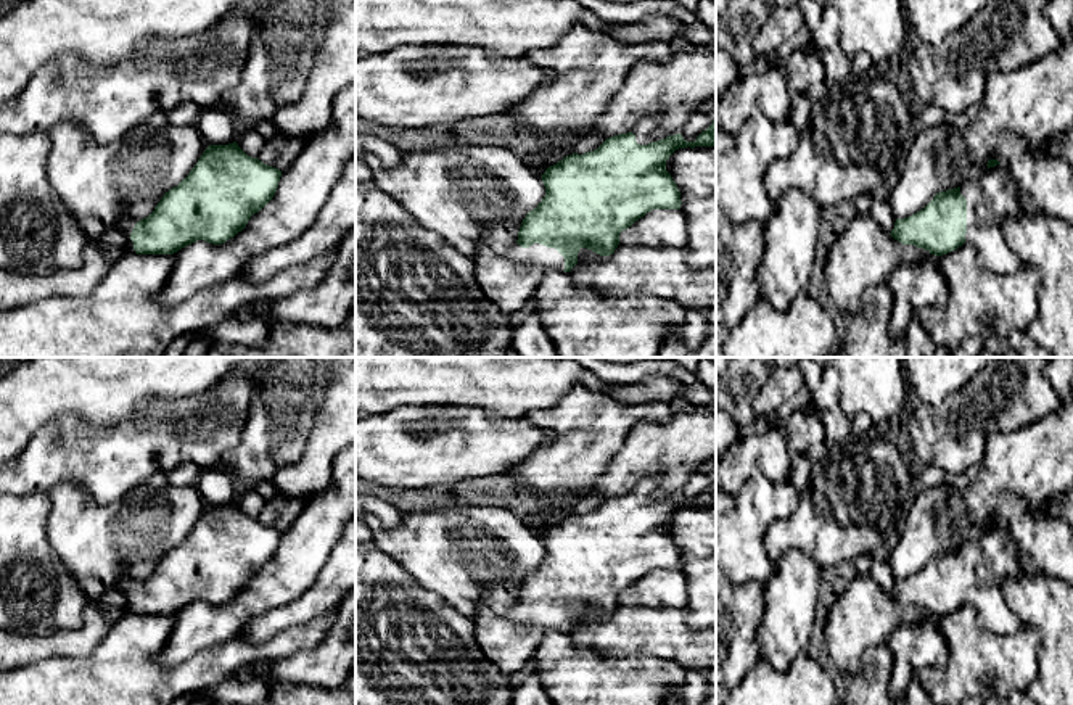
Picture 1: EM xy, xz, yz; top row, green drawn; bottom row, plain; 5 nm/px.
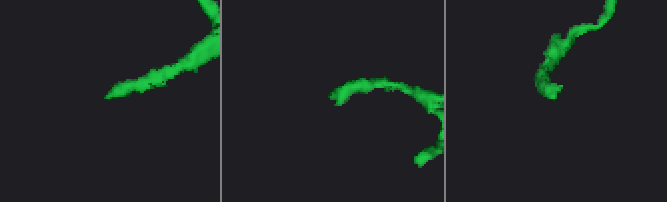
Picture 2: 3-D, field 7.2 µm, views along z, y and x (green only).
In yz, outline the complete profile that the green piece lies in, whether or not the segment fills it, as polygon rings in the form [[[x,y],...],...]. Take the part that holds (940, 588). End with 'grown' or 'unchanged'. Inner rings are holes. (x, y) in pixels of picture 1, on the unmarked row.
[[[997,520],[972,544],[939,552],[919,573],[896,579],[891,597],[930,615],[948,615],[964,604],[973,605],[978,626],[994,634],[1013,634],[1025,623],[1005,602],[1001,583],[1023,571],[1017,550]]]; grown

